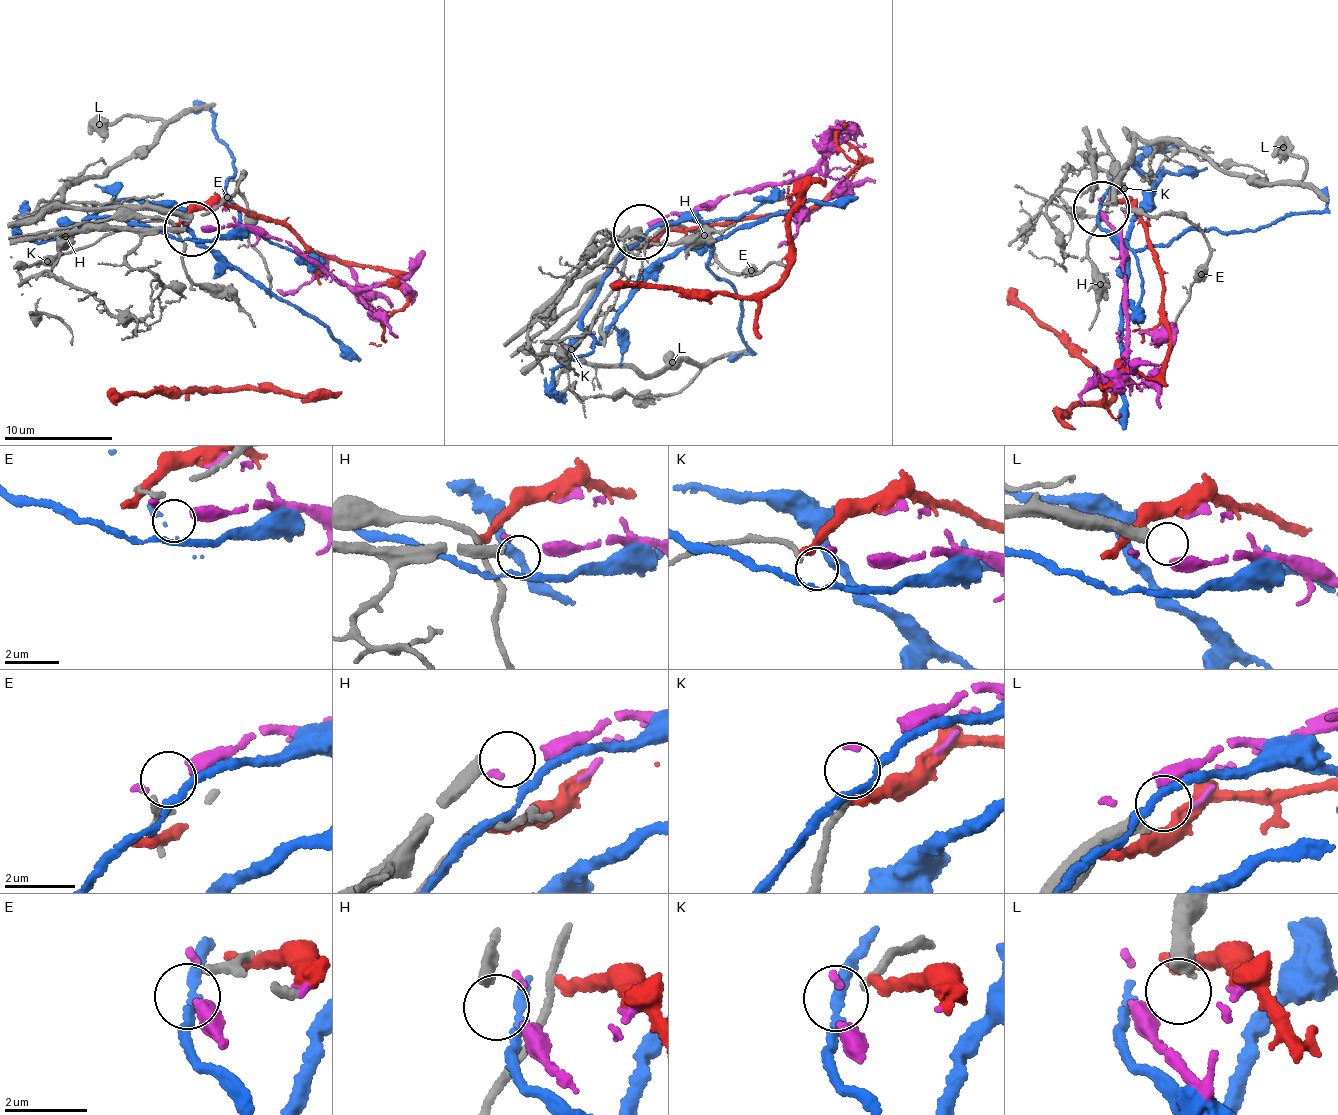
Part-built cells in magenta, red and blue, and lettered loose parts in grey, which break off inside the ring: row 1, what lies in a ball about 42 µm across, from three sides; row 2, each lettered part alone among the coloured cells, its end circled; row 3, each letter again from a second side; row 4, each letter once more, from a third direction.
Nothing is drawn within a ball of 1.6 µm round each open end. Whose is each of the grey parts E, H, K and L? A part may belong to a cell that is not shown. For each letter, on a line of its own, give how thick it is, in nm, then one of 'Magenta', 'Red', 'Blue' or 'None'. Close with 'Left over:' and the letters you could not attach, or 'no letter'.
E: Thickness 240 nm. None
H: Thickness 360 nm. None
K: Thickness 190 nm. None
L: Thickness 440 nm. None
Left over: E, H, K, L

